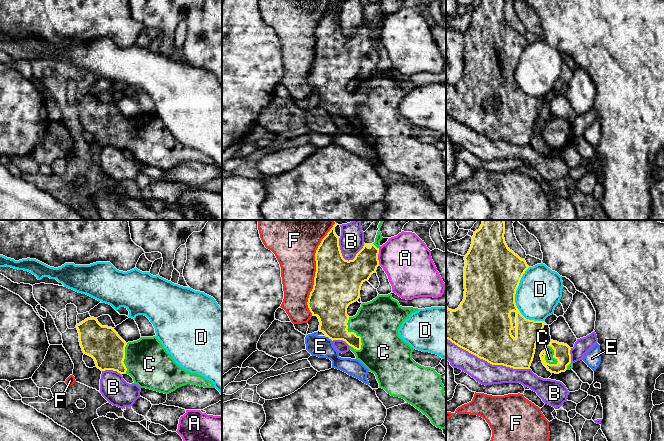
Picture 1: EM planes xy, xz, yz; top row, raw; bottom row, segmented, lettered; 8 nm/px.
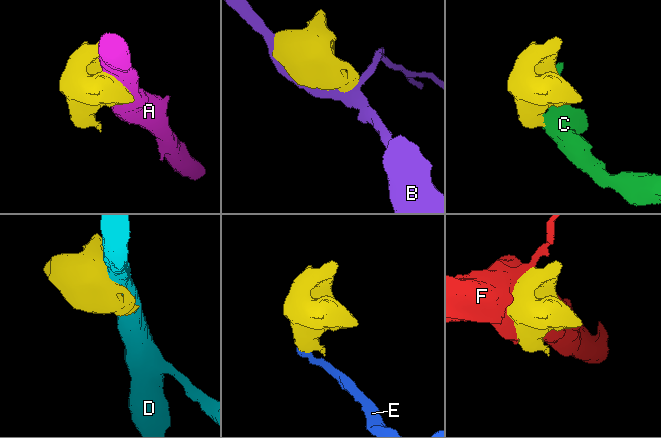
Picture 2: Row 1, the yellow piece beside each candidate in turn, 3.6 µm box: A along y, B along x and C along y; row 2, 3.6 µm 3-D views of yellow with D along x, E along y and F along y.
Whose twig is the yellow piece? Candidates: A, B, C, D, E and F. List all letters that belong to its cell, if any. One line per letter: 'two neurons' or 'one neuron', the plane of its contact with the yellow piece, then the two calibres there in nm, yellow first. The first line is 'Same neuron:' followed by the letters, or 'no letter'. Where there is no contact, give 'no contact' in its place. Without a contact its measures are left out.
Same neuron: C
A: two neurons; contact in xz; calibres 220 and 400 nm
B: two neurons; contact in yz; calibres 420 and 180 nm
C: one neuron; contact in xz; calibres 260 and 360 nm
D: two neurons; contact in yz; calibres 440 and 360 nm
E: two neurons; contact in xz; calibres 260 and 170 nm
F: two neurons; contact in xz; calibres 380 and 340 nm

